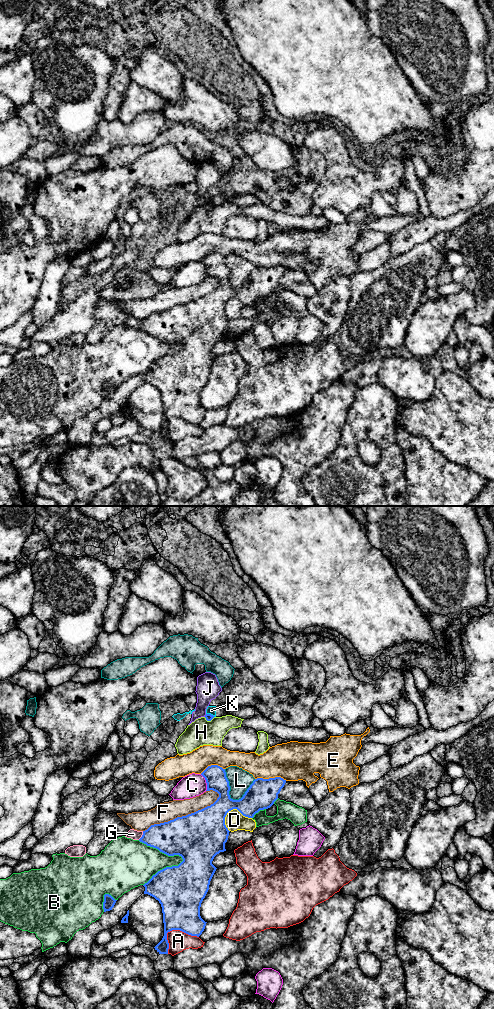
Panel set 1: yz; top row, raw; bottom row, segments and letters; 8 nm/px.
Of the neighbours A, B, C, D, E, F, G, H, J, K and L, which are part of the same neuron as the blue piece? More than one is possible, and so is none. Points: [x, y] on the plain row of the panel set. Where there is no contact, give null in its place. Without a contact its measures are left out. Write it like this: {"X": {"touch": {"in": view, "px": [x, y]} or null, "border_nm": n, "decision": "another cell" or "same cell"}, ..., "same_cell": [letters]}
{"A": {"touch": {"in": "yz", "px": [172, 417]}, "border_nm": 300, "decision": "another cell"}, "B": {"touch": {"in": "yz", "px": [164, 356]}, "border_nm": 400, "decision": "another cell"}, "C": {"touch": {"in": "yz", "px": [206, 270]}, "border_nm": 140, "decision": "another cell"}, "D": {"touch": {"in": "yz", "px": [233, 296]}, "border_nm": 240, "decision": "another cell"}, "E": {"touch": {"in": "yz", "px": [271, 266]}, "border_nm": 260, "decision": "another cell"}, "F": {"touch": {"in": "yz", "px": [182, 304]}, "border_nm": 700, "decision": "another cell"}, "G": {"touch": {"in": "yz", "px": [142, 323]}, "border_nm": 80, "decision": "another cell"}, "H": {"touch": {"in": "yz", "px": [209, 208]}, "border_nm": 90, "decision": "another cell"}, "J": {"touch": {"in": "yz", "px": [205, 203]}, "border_nm": 30, "decision": "another cell"}, "K": {"touch": {"in": "yz", "px": [210, 202]}, "border_nm": 80, "decision": "another cell"}, "L": {"touch": {"in": "yz", "px": [229, 275]}, "border_nm": 280, "decision": "another cell"}, "same_cell": []}

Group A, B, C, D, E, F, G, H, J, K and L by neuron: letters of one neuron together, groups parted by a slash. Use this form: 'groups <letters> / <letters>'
groups A / B / C / D G / E / F / H / J / K / L

